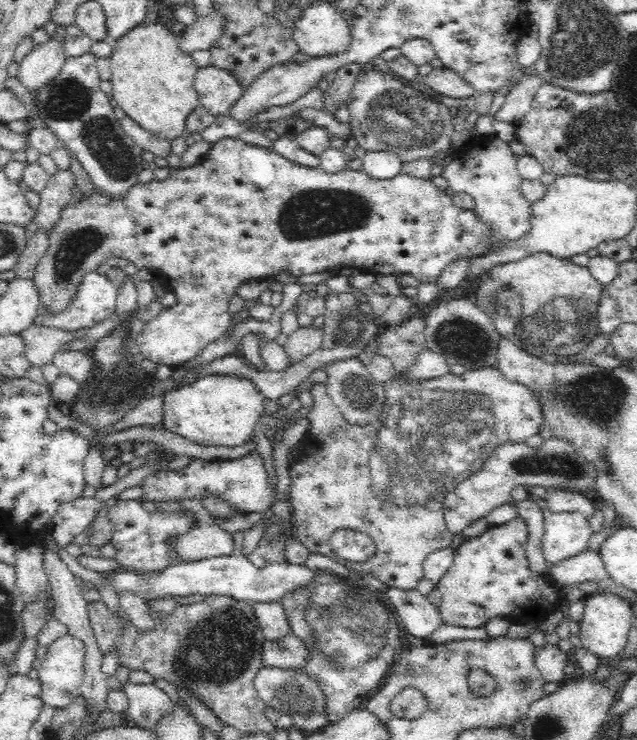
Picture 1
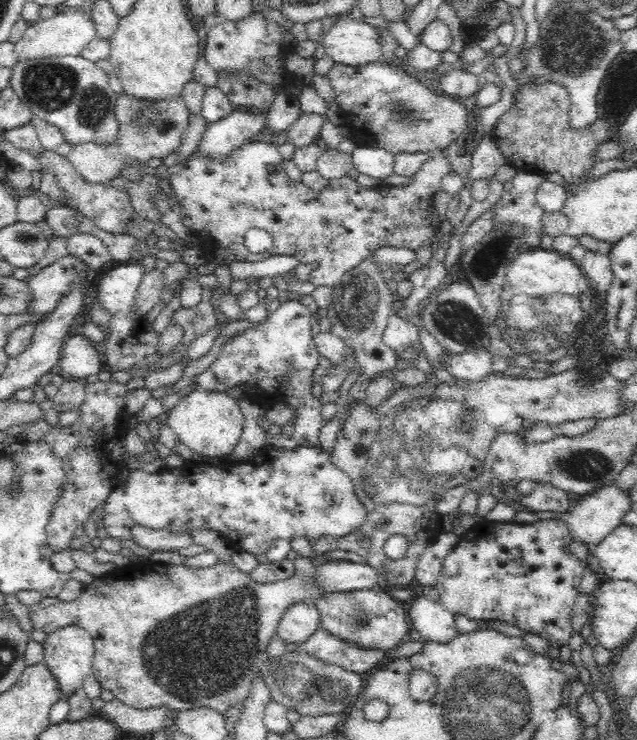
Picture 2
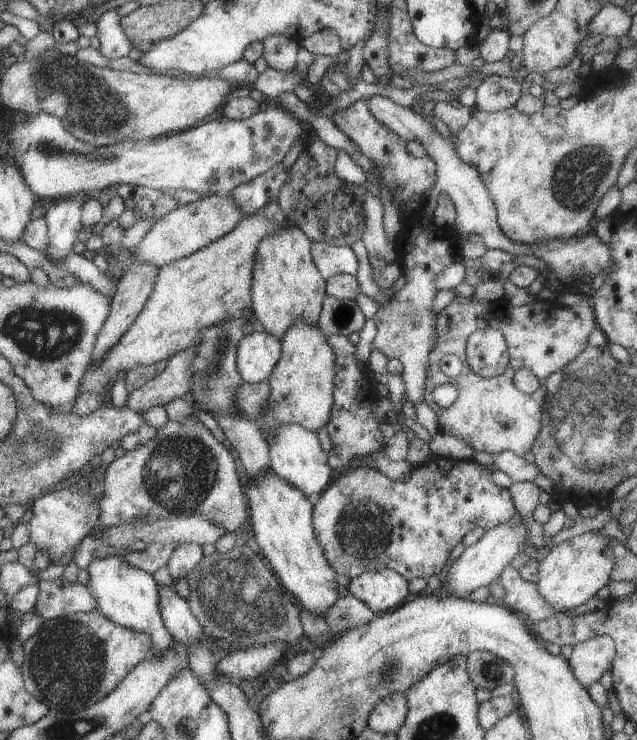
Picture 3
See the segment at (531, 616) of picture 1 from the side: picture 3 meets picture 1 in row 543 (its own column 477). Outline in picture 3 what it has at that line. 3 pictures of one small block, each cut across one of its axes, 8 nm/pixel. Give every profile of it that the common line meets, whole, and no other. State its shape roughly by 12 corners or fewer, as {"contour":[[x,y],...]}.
{"contour":[[472,459],[403,482],[341,474],[313,499],[326,562],[353,579],[438,576],[473,528],[515,514]]}

